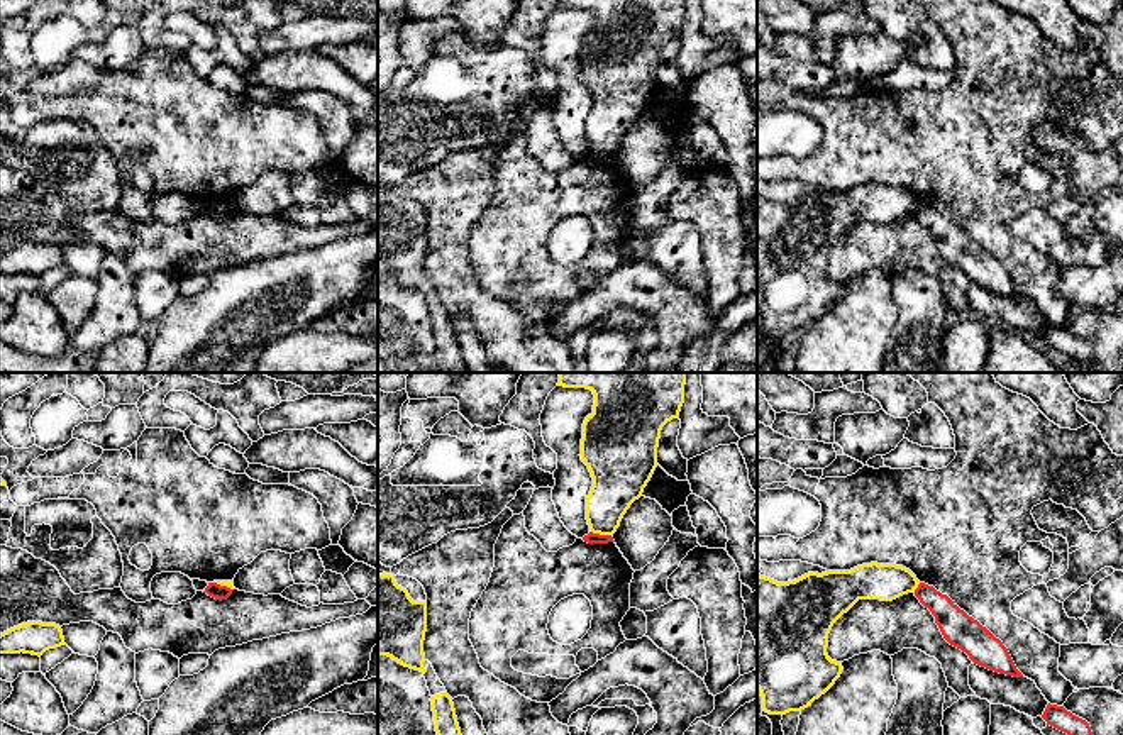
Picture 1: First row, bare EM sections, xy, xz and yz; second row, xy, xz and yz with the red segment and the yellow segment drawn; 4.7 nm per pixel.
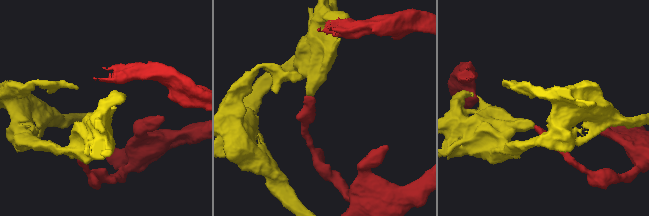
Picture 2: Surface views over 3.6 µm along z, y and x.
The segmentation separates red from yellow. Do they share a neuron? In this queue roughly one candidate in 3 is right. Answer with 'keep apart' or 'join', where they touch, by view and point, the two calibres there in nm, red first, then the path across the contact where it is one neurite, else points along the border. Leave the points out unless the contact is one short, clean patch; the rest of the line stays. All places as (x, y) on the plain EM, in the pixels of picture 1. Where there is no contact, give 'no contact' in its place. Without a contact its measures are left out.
keep apart; contact xz (600, 156); calibres 50 and 220 nm; border xz (590, 151), (610, 156)

